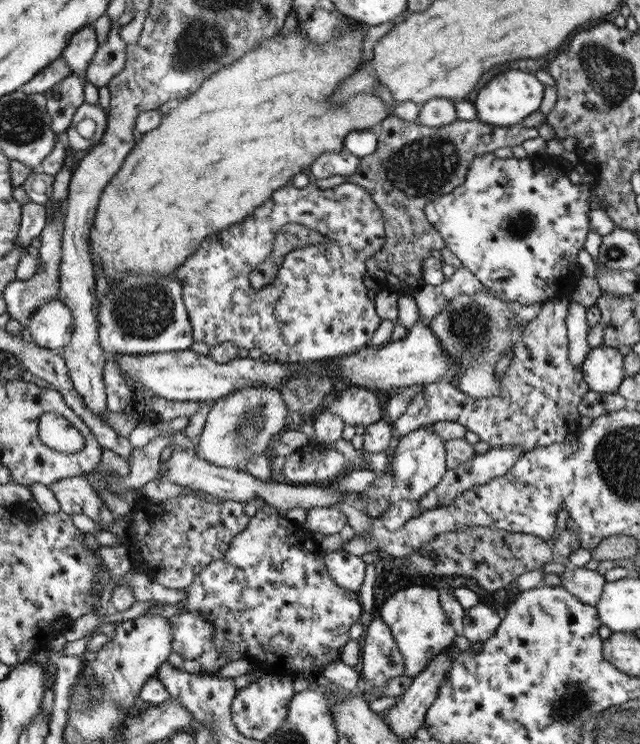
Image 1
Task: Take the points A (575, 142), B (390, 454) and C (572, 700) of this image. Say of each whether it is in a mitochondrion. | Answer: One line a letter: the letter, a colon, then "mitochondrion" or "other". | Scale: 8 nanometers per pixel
A: other
B: other
C: mitochondrion

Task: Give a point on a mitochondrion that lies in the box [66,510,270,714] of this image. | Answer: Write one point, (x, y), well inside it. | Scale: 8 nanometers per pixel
(101, 682)

